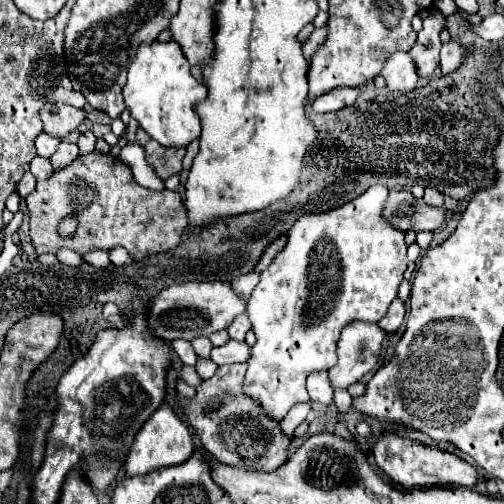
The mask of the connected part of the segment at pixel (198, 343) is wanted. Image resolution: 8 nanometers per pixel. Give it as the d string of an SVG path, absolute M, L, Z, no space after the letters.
M194 338L194 340L192 340L192 348L198 352L198 356L202 356L202 358L210 358L212 342L210 342L208 338Z

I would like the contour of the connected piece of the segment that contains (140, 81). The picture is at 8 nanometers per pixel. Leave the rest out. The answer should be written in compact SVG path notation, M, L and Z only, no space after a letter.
M176 40L142 44L138 48L136 60L128 66L128 80L122 88L122 98L130 114L140 122L140 128L144 128L146 134L158 140L162 146L188 146L192 140L200 138L200 120L194 108L206 98L206 86L190 74L190 64Z

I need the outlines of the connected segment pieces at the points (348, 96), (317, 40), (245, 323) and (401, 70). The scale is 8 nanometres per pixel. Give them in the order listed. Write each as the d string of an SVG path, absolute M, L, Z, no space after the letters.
M338 88L334 92L328 92L320 98L316 98L312 102L312 110L314 112L336 112L336 110L342 110L350 104L354 104L358 96L358 88Z
M320 28L320 30L314 30L304 42L302 42L302 52L304 52L304 56L306 56L306 60L310 60L312 56L314 56L314 52L318 50L318 46L322 44L322 40L324 40L324 30L326 28Z
M242 314L242 316L236 316L236 320L232 320L230 324L228 324L228 334L230 334L230 338L232 340L238 340L238 342L242 342L244 340L244 336L246 336L246 332L250 330L252 326L250 326L250 320L248 320L248 316L246 314Z
M394 52L382 70L382 76L386 78L386 88L392 94L410 92L418 84L418 72L414 68L414 60L410 60L408 52Z

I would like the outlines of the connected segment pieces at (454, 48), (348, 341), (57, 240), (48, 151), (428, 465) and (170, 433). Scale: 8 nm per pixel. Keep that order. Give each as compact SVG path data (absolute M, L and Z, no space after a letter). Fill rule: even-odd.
M448 42L442 46L440 50L440 66L442 66L442 74L450 74L454 72L462 60L466 56L466 50L458 44L458 42Z
M354 320L346 324L338 340L338 364L330 368L330 382L334 388L348 388L368 374L380 354L380 346L386 332L378 324L366 324Z
M96 150L86 156L78 156L66 168L56 170L48 180L38 182L34 192L26 196L26 206L30 210L30 238L38 254L46 254L46 252L54 254L58 248L70 248L78 254L86 254L92 250L112 250L114 246L124 246L132 258L140 260L150 254L176 248L180 242L180 234L184 232L188 224L186 208L178 190L164 188L160 192L154 192L154 190L142 188L134 182L132 170L120 158L112 154L100 154ZM70 214L76 216L78 226L70 238L62 238L58 234L58 224L62 218Z
M40 132L40 134L36 136L36 150L38 150L38 156L50 158L50 156L56 152L58 144L60 144L60 138L54 138L54 136L46 134L46 132Z
M384 432L374 448L372 448L376 464L402 488L428 488L428 486L442 486L442 484L454 484L454 486L474 486L478 482L478 472L472 464L458 458L452 452L446 452L438 446L424 446L420 442L412 442L402 438L396 432Z
M160 406L150 416L150 420L146 420L146 424L138 430L138 436L134 438L134 444L130 446L130 452L126 454L124 460L124 474L142 476L160 468L178 466L184 464L192 456L192 452L194 452L194 440L192 440L192 432L188 430L188 424L180 420L180 416L172 408Z

